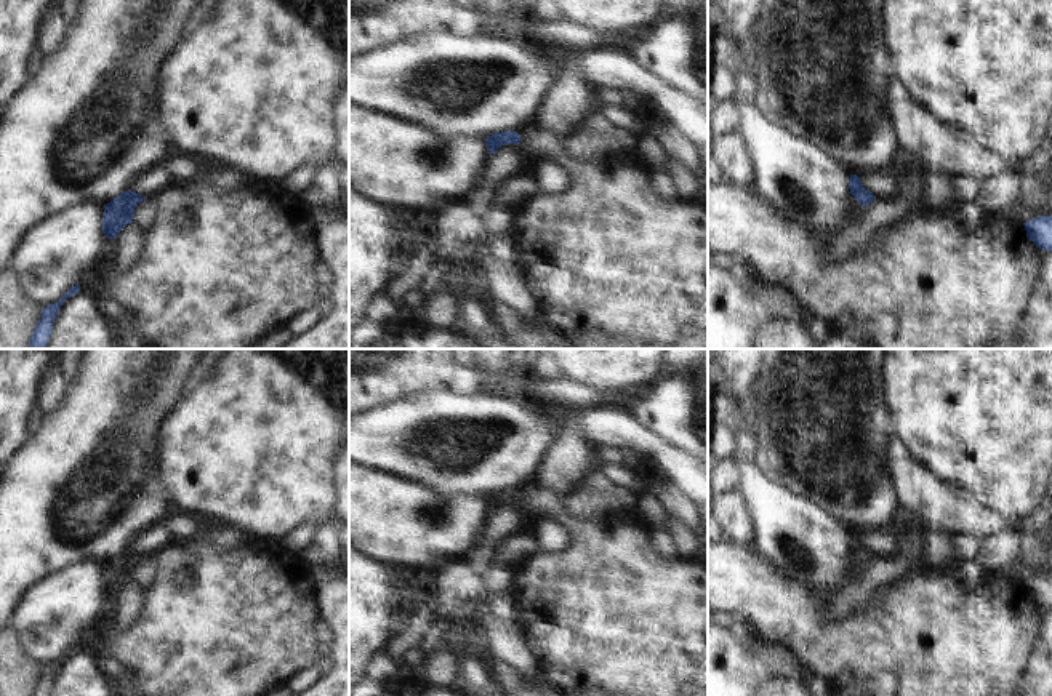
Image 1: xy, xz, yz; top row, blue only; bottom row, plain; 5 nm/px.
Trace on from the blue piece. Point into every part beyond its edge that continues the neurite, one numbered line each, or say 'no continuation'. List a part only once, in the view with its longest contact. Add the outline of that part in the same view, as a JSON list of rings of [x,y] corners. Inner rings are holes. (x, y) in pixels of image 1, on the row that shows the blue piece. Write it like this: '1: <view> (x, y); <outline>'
no continuation

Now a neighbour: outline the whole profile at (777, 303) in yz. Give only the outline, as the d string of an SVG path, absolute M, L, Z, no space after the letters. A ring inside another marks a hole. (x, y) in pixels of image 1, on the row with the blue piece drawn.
M757 285L764 315L772 320L796 318L801 312L791 291L777 285Z

